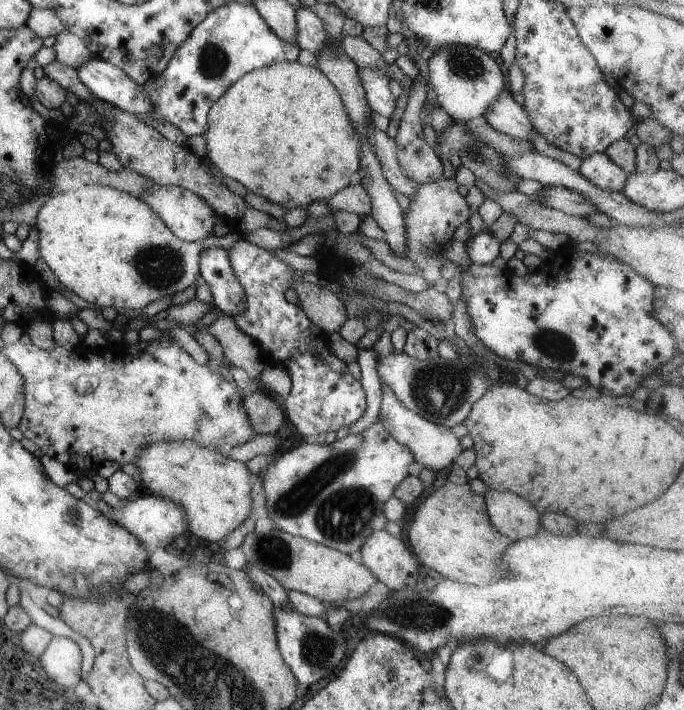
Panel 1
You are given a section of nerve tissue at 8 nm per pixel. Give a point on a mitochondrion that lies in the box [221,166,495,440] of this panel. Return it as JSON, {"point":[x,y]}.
{"point":[440,392]}

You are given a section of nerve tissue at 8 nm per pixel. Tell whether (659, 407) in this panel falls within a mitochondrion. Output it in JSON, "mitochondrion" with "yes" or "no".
{"mitochondrion":"no"}

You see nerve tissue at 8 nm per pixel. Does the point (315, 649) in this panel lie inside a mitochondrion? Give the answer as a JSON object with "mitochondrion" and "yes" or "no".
{"mitochondrion":"yes"}

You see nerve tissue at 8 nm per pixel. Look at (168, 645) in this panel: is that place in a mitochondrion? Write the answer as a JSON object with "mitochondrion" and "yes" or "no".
{"mitochondrion":"yes"}

